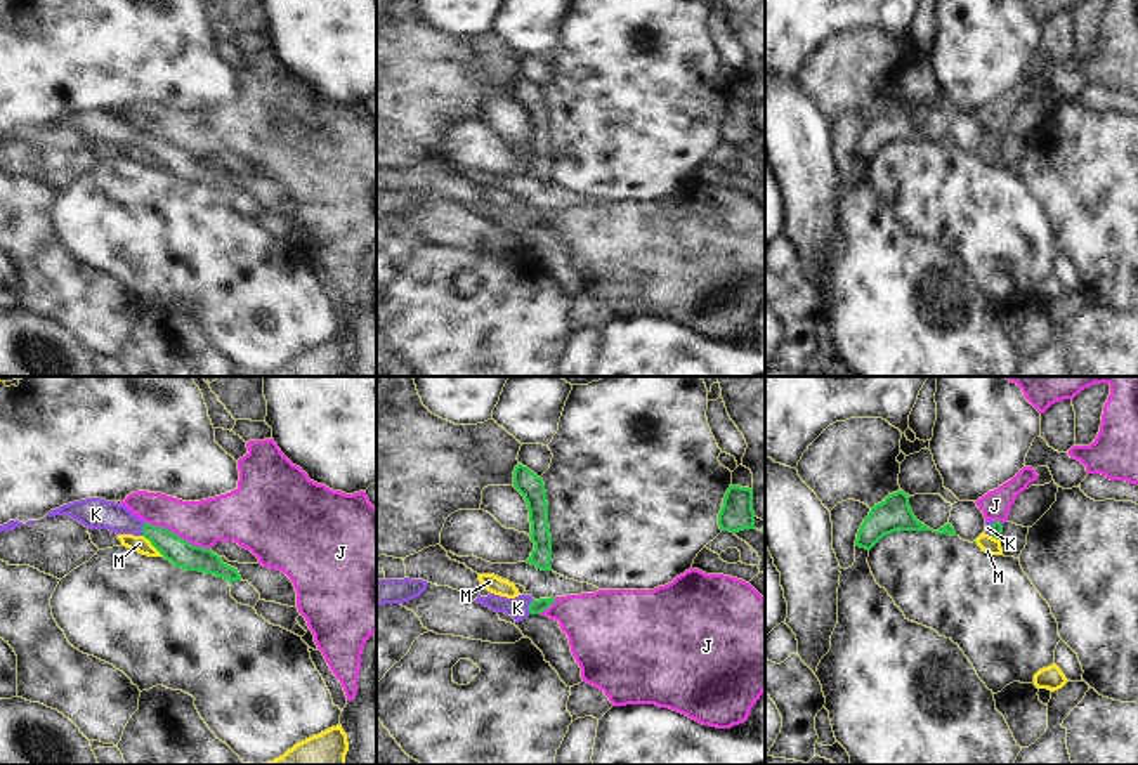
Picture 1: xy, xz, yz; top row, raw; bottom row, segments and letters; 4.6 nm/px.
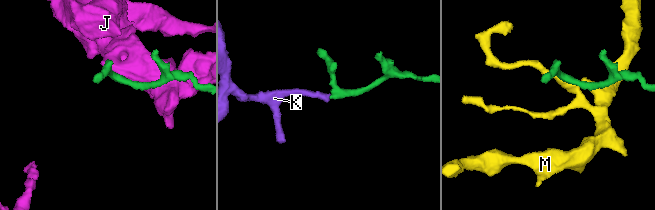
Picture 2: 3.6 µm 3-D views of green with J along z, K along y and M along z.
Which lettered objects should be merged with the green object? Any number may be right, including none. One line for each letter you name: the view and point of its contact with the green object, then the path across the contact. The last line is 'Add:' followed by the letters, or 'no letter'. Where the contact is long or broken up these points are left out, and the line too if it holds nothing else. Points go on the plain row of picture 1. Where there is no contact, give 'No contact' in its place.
K: Touches green at xz (529, 217). Path across: xz (536, 217), (529, 217), (517, 219)
Add: K

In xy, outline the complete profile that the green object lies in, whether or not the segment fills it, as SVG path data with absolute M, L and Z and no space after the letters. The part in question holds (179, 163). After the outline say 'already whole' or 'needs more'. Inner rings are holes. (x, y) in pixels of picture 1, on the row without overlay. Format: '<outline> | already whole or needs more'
M87 109L50 121L45 128L69 127L88 141L144 147L175 179L215 186L229 194L241 193L238 180L222 173L210 160L194 158L167 139L156 139L134 127L125 116Z | needs more

